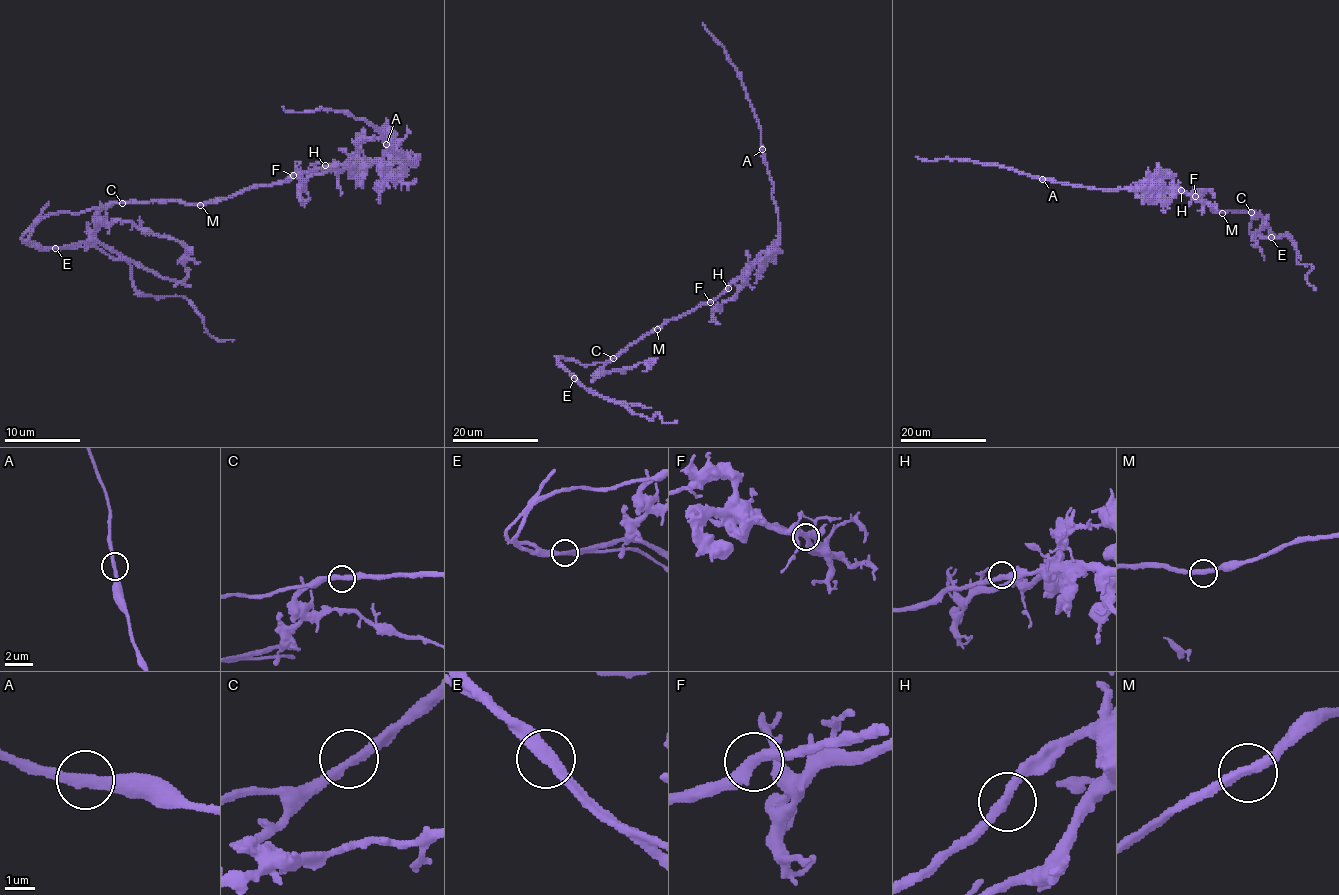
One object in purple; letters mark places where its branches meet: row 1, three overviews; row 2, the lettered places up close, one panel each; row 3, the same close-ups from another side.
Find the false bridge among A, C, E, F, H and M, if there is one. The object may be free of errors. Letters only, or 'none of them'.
E

